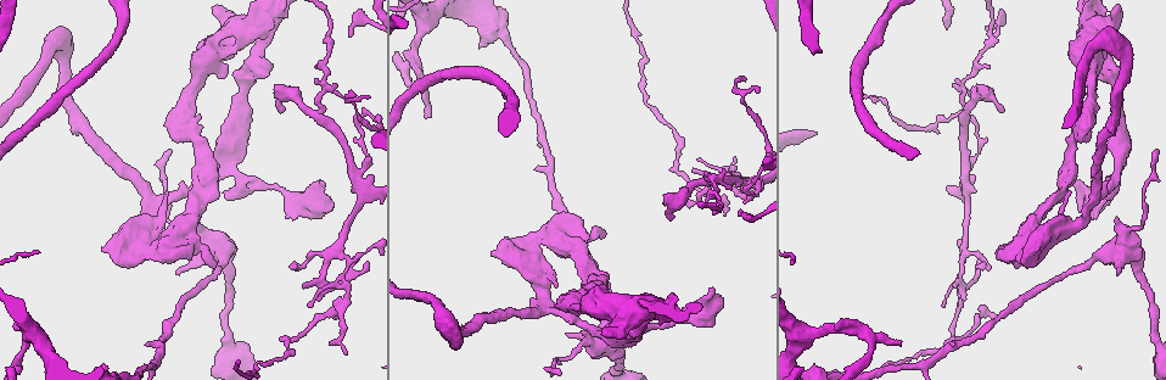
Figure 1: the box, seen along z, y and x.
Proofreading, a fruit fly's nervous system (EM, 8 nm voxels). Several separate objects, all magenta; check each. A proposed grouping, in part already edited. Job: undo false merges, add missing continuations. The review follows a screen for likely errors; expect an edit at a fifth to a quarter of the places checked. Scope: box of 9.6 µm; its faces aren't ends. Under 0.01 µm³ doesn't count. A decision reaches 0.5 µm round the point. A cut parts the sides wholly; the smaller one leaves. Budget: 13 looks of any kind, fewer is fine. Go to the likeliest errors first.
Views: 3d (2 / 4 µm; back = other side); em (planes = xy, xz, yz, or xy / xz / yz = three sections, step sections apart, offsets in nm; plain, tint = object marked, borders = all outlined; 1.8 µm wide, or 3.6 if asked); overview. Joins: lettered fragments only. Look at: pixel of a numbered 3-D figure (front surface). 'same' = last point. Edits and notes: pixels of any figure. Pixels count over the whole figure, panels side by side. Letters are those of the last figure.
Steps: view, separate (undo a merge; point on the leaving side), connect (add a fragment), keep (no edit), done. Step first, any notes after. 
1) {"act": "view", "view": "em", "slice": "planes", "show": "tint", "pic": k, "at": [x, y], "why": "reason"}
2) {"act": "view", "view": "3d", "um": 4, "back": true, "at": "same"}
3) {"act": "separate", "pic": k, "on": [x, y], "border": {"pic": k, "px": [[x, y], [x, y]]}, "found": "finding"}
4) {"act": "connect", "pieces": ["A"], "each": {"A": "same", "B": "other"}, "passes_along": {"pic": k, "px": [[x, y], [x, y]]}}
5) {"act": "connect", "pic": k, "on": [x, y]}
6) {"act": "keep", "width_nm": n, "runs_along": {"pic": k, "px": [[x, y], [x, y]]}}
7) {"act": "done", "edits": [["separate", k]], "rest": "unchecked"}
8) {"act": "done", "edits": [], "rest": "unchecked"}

{"act": "view", "view": "em", "slice": "xy", "step": 16, "show": "borders", "pic": 1, "at": [705, 181]}

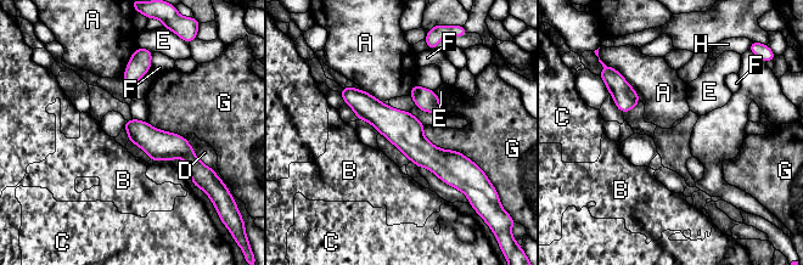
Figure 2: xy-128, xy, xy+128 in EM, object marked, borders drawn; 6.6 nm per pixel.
{"act": "keep", "each": {"A": "other", "B": "other", "C": "other", "D": "other", "E": "other", "F": "other", "G": "other", "H": "other"}, "found": "one cell here"}

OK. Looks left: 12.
{"act": "view", "view": "3d", "um": 4, "pic": 1, "at": [637, 312], "why": "sudden change in width"}

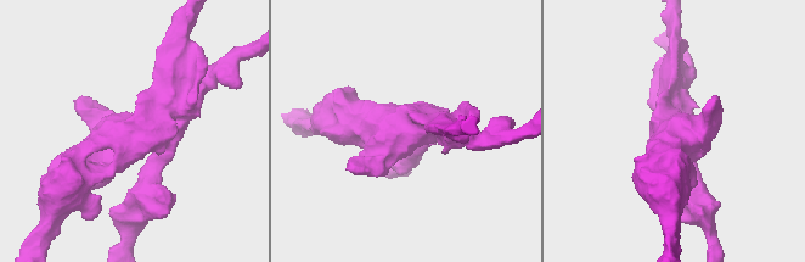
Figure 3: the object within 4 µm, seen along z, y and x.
{"act": "view", "view": "em", "um": 3.6, "slice": "xy", "step": 16, "show": "tint", "pic": 3, "at": [677, 130], "arms": 3, "arm_widths_nm": [240, 260, 360]}

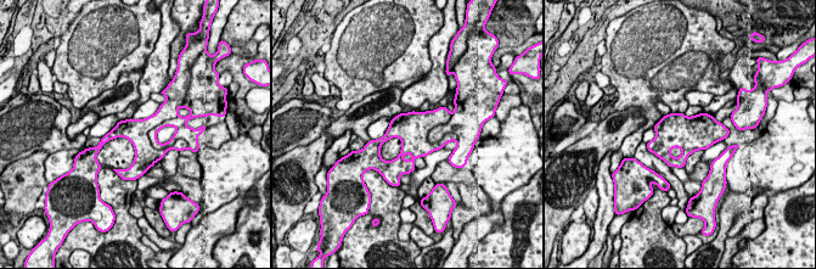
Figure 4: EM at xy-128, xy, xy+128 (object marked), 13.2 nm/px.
{"act": "view", "view": "em", "um": 3.6, "slice": "planes", "show": "borders", "at": "same"}

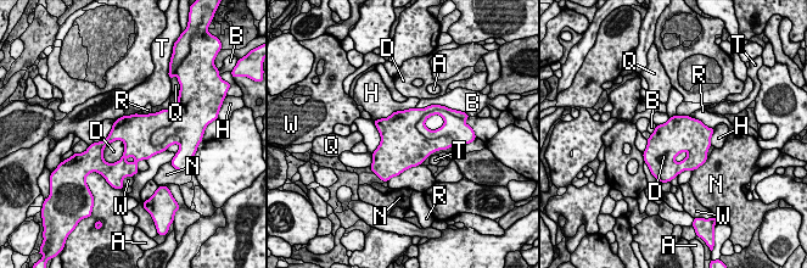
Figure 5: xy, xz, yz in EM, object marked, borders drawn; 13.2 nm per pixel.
{"act": "separate", "pic": 5, "on": [401, 127], "each": {"A": "other", "B": "other", "D": "other", "H": "other", "N": "other", "Q": "other", "R": "other", "T": "other", "W": "other"}, "found": "a second cell is stuck on"}

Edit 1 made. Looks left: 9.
{"act": "view", "view": "em", "slice": "planes", "show": "borders", "pic": 1, "at": [869, 335], "why": "abrupt turn"}

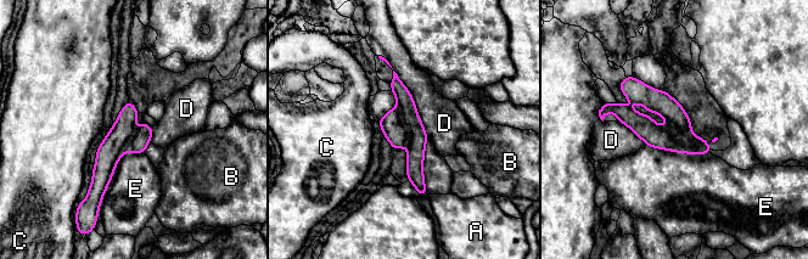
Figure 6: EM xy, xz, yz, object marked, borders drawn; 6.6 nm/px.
{"act": "separate", "pic": 6, "on": [662, 102], "each": {"A": "other", "B": "other", "C": "other", "D": "other", "E": "other"}, "border": {"pic": 6, "px": [[668, 127], [679, 136], [691, 134]]}, "found": "a second cell is stuck on"}

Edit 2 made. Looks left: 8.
{"act": "view", "view": "overview", "why": "see it whole again"}

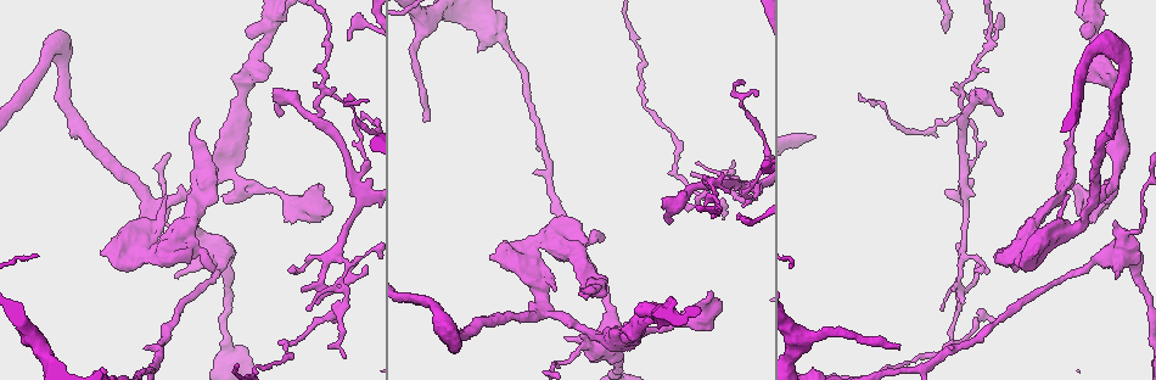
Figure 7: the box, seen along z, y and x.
{"act": "view", "view": "3d", "um": 2, "back": true, "pic": 7, "at": [288, 219], "why": "free end"}

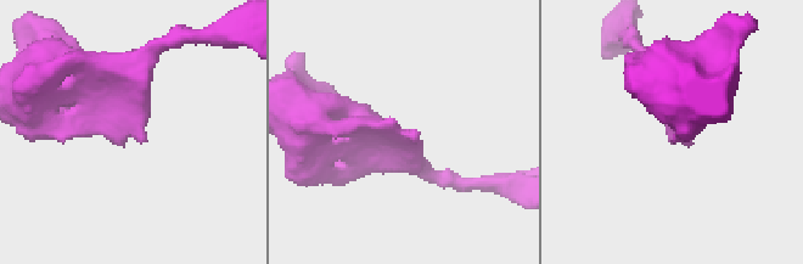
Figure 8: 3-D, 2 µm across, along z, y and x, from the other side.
{"act": "view", "view": "em", "slice": "xz", "step": 4, "show": "tint", "pic": 8, "at": [685, 142], "why": "shape alone is not enough"}

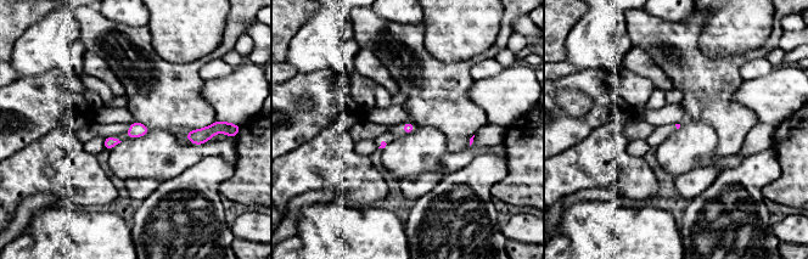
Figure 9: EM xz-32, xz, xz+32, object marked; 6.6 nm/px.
{"act": "view", "view": "em", "slice": "planes", "show": "borders", "at": "same", "why": "another direction"}

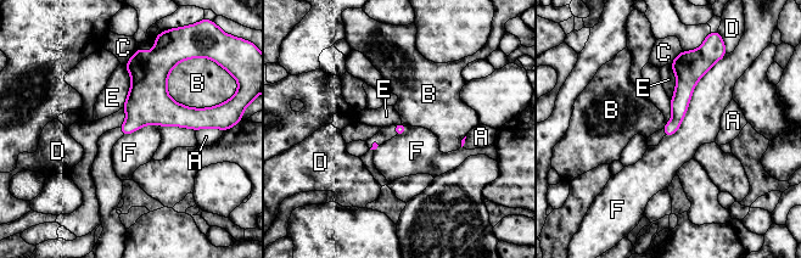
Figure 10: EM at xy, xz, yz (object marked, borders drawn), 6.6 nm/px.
{"act": "keep", "each": {"A": "other", "B": "other", "C": "other", "D": "other", "E": "other", "F": "other"}, "runs_along": {"pic": 10, "px": [[685, 60], [685, 85], [667, 133]]}, "found": "no lettered fragment goes on from it"}

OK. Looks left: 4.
{"act": "view", "view": "3d", "um": 4, "back": true, "pic": 7, "at": [356, 175], "why": "four or more arms meet"}

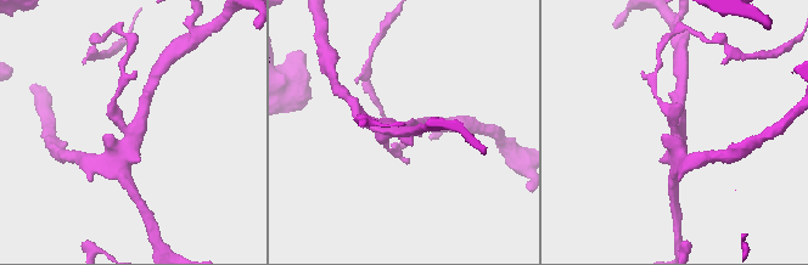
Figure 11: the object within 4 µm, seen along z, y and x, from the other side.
{"act": "view", "view": "em", "um": 3.6, "slice": "planes", "show": "tint", "pic": 11, "at": [678, 129], "arms": 4, "why": "shape alone is not enough"}

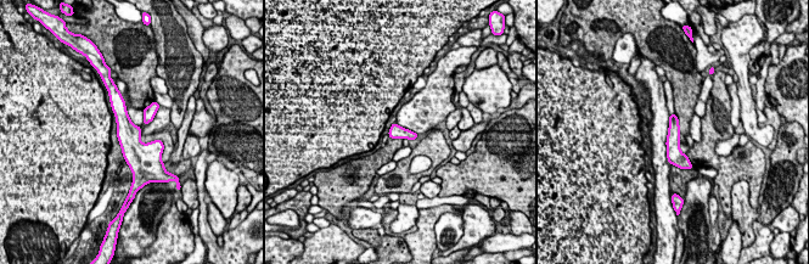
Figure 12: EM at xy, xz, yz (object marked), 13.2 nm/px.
{"act": "view", "view": "em", "um": 3.6, "slice": "planes", "show": "borders", "at": "same", "why": "what lies round it"}

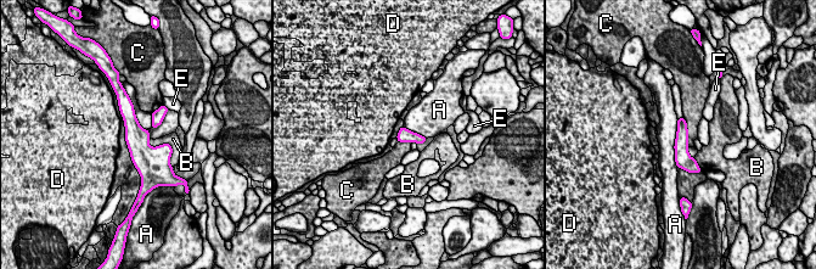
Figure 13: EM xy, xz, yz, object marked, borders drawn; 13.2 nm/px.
{"act": "keep", "each": {"A": "other", "B": "other", "C": "other", "D": "other", "E": "other"}, "found": "continuous, no second cell"}

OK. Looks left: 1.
{"act": "done", "edits": [["separate", 5], ["separate", 6]], "rest": "unchecked"}

